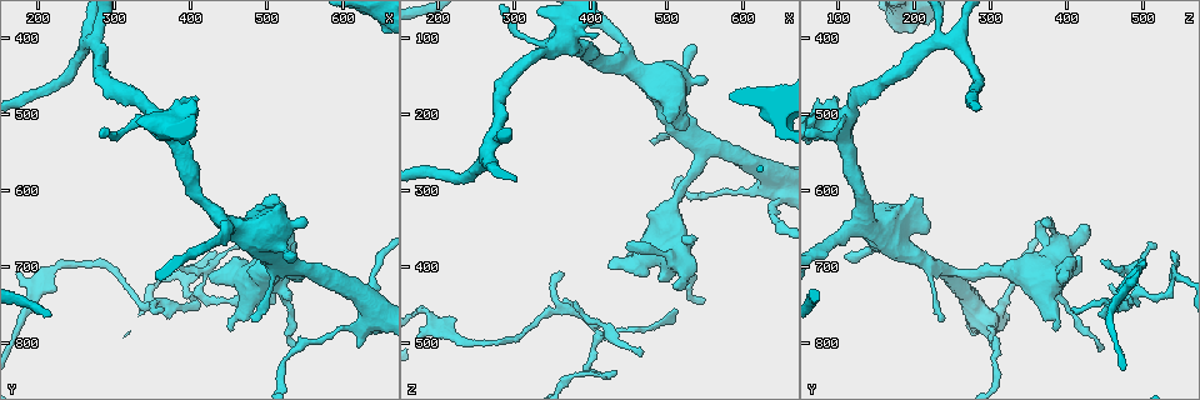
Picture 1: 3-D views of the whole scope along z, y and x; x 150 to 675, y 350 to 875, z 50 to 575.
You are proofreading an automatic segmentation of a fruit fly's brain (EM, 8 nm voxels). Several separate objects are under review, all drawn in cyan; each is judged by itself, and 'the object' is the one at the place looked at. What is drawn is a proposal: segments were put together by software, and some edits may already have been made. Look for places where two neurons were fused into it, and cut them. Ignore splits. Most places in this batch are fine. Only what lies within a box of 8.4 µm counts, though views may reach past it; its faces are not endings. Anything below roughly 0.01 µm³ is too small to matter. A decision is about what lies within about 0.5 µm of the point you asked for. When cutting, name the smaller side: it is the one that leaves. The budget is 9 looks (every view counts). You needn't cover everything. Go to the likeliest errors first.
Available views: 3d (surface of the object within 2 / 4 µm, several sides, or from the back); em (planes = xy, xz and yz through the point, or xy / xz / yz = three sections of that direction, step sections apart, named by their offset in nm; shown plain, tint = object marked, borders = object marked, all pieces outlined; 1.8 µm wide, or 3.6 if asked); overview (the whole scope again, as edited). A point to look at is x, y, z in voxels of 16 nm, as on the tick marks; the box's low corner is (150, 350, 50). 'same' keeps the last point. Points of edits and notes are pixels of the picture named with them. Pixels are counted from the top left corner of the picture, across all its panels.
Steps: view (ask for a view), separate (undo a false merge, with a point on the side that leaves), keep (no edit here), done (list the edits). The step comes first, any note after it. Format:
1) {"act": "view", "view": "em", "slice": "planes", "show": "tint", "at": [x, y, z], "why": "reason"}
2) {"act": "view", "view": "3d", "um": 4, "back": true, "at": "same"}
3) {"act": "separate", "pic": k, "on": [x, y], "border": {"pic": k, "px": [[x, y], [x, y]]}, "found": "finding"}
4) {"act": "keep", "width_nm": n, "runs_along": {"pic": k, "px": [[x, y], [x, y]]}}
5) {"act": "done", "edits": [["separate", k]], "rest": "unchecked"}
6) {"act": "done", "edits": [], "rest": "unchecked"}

{"act": "view", "view": "3d", "um": 4, "at": [265, 405, 250], "why": "four-way junction"}

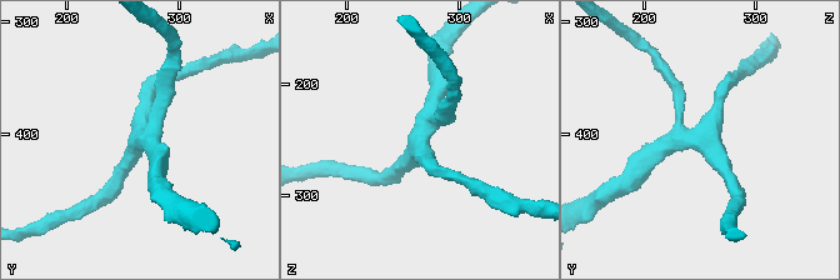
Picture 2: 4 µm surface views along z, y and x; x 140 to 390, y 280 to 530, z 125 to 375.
{"act": "view", "view": "em", "slice": "planes", "show": "tint", "at": [264, 406, 248], "why": "now the EM"}

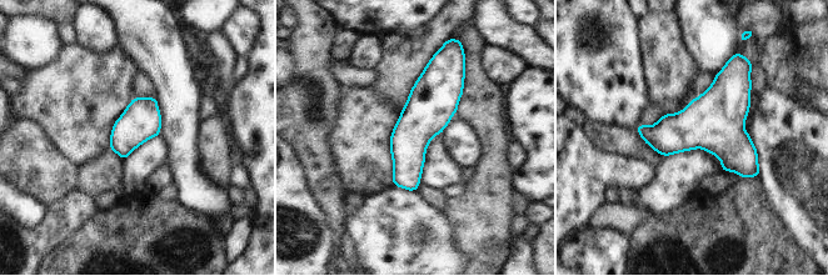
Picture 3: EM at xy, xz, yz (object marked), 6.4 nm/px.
{"act": "keep", "width_nm": 260, "runs_along": {"pic": 3, "px": [[434, 64], [412, 187]]}, "found": "continuous, no second neuron"}

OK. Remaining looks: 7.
{"act": "view", "view": "3d", "um": 2, "at": [410, 735, 485], "why": "four arms meet"}

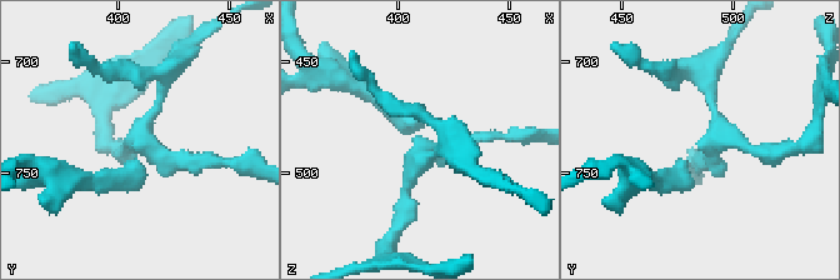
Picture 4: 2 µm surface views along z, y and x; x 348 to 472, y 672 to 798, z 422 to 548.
{"act": "view", "view": "em", "slice": "planes", "show": "tint", "at": [411, 736, 489], "why": "now the EM"}

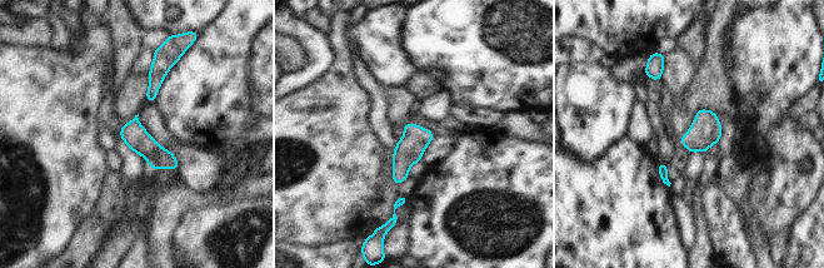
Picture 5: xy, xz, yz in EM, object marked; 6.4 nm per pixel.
{"act": "keep", "width_nm": 160, "runs_along": {"pic": 5, "px": [[124, 128], [158, 158], [175, 164]]}, "found": "continuous, no second neuron"}

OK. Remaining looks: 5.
{"act": "view", "view": "em", "um": 3.6, "slice": "planes", "show": "tint", "at": [365, 510, 105], "why": "sharp bend"}

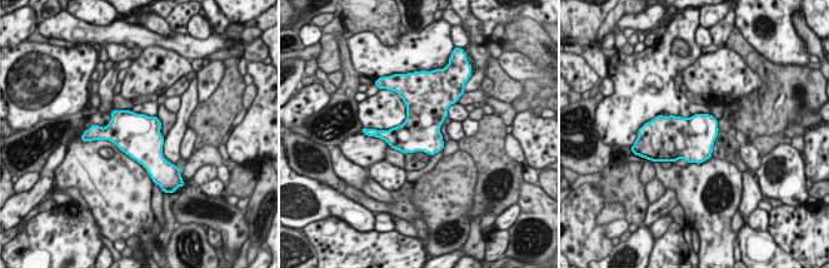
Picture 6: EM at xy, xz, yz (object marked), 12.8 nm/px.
{"act": "keep", "found": "continuous, no second neuron"}

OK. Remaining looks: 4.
{"act": "view", "view": "em", "slice": "xz", "step": 16, "show": "tint", "at": [485, 645, 375], "why": "thick turns thin"}

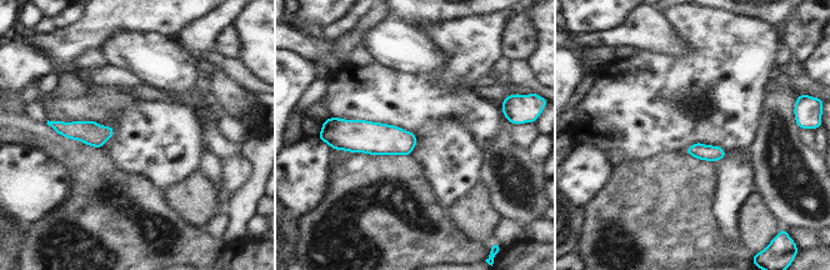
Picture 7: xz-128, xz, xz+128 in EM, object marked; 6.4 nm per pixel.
{"act": "keep", "found": "one neuron here"}

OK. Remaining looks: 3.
{"act": "done", "edits": [], "rest": "unchecked"}

